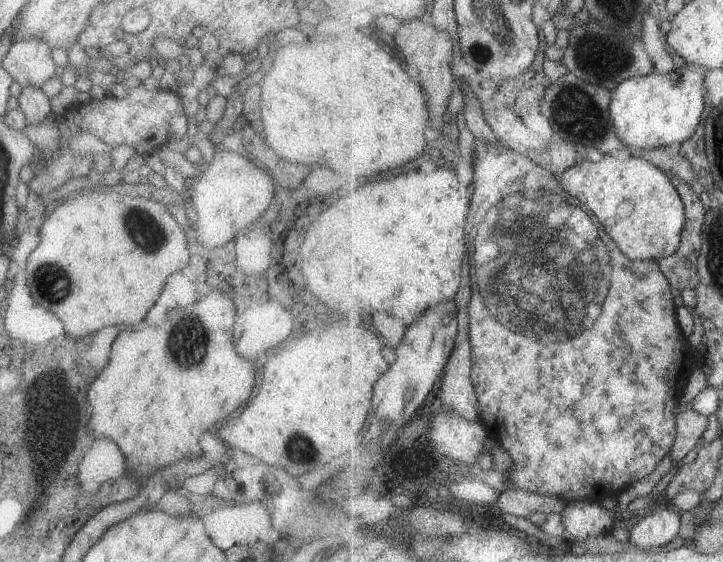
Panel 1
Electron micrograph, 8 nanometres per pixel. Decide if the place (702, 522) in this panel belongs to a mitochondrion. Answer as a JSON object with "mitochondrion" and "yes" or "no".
{"mitochondrion":"no"}

